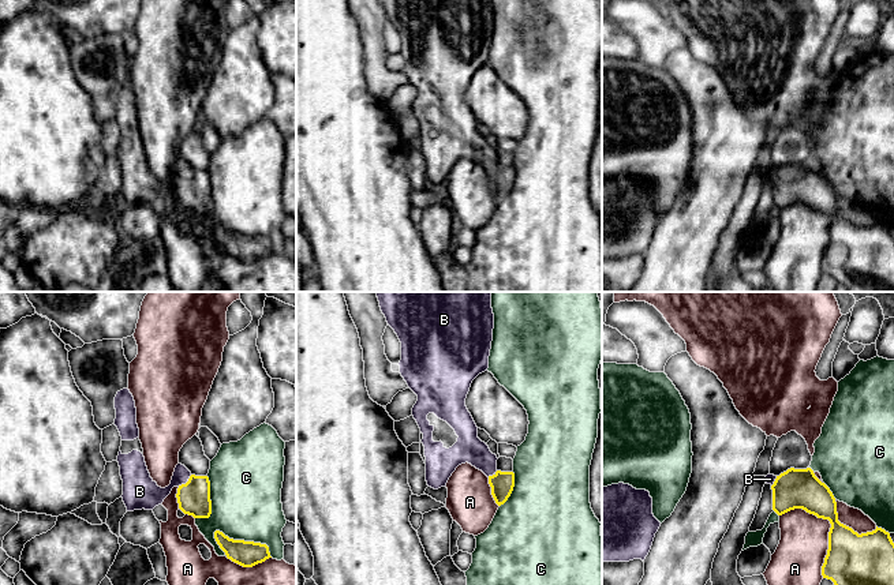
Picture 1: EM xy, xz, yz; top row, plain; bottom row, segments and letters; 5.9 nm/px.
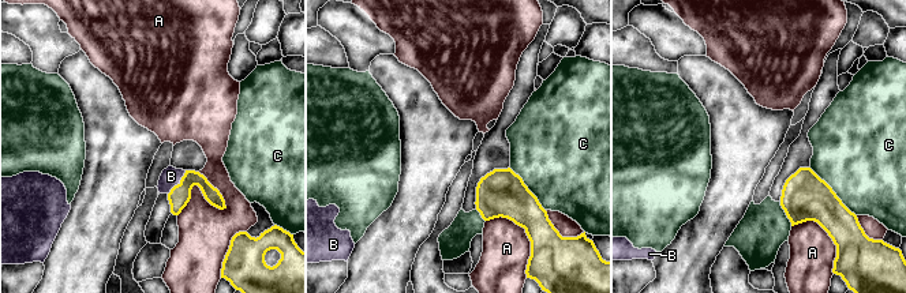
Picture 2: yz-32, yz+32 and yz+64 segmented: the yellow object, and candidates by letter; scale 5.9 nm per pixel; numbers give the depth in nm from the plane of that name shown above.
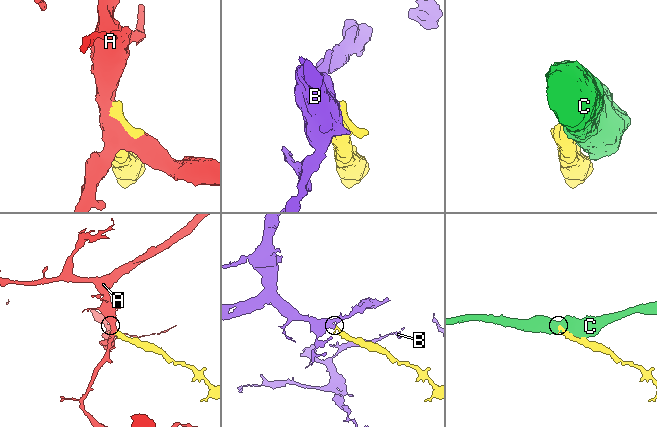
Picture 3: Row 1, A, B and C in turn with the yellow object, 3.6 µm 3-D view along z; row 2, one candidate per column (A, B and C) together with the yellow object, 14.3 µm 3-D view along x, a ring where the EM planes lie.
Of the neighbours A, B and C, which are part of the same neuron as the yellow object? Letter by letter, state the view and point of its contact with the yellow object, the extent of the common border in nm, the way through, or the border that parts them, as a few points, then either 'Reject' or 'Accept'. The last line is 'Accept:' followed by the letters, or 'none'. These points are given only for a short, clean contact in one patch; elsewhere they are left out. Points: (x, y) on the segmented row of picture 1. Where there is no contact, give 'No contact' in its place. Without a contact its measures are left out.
A: Touches yellow at yz (831, 525). Shared border 460 nm. Reject
B: Touches yellow at xy (186, 483). Shared border 110 nm. Path across: xy (194, 497), (194, 491), (186, 483), (145, 494). Accept
C: Touches yellow at xy (246, 542). Shared border 380 nm. Reject
Accept: B

